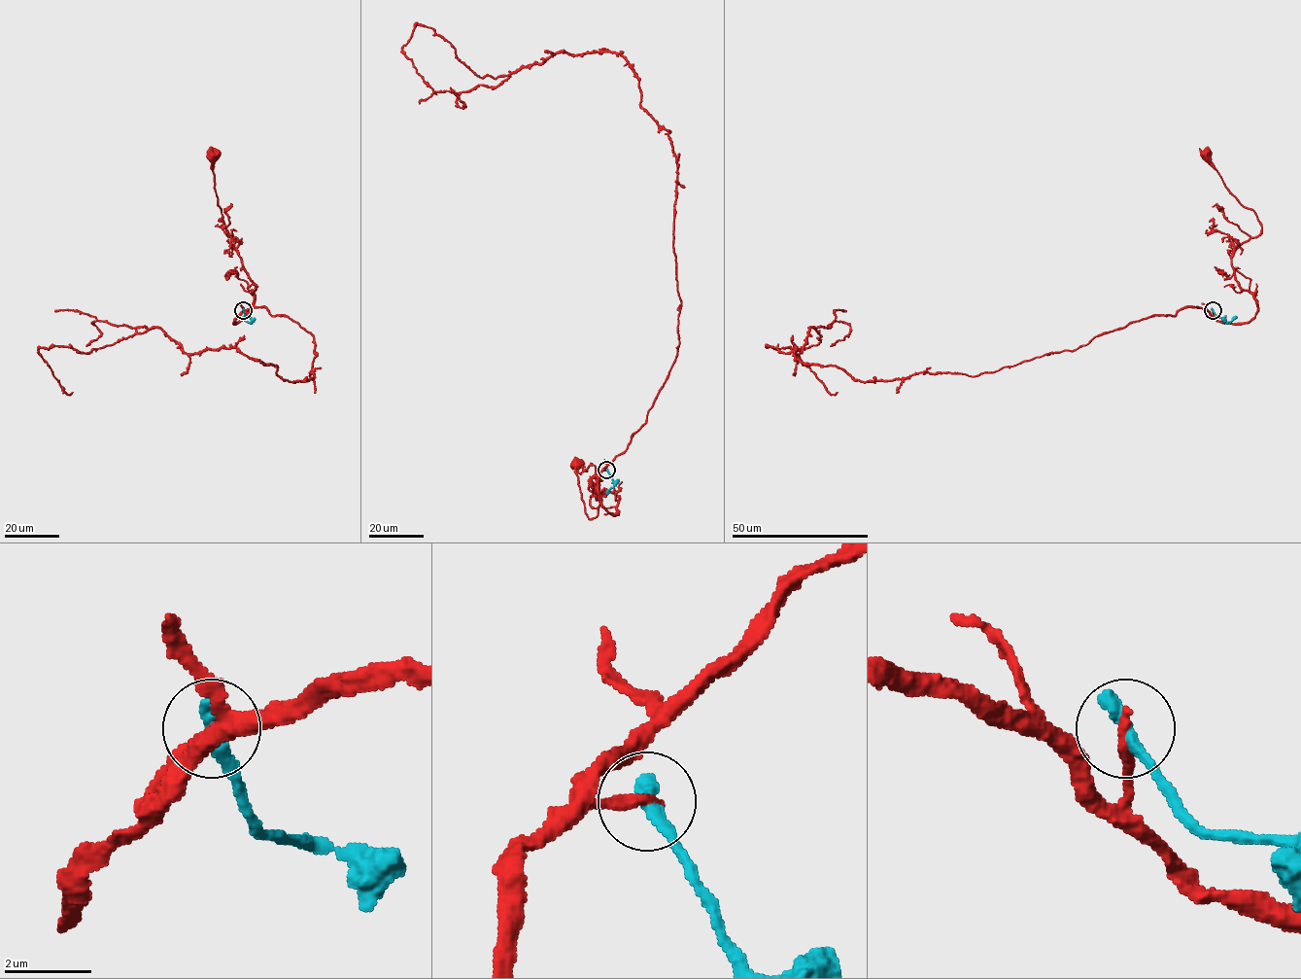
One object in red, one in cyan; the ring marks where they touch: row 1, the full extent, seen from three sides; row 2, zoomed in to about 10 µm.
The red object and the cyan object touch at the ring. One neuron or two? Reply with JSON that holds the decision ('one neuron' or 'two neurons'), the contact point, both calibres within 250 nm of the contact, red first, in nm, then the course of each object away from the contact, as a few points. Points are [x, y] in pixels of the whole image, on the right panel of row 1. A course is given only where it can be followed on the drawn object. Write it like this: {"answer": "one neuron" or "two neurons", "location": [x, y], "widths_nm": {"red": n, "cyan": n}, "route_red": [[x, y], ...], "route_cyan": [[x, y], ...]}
{"answer": "two neurons", "location": [1213, 310], "widths_nm": {"red": 360, "cyan": 440}, "route_red": [[1213, 310], [1217, 320], [1233, 324], [1254, 316], [1256, 298], [1235, 278], [1231, 259], [1261, 227], [1204, 156]], "route_cyan": [[1213, 310], [1229, 323], [1237, 317]]}

